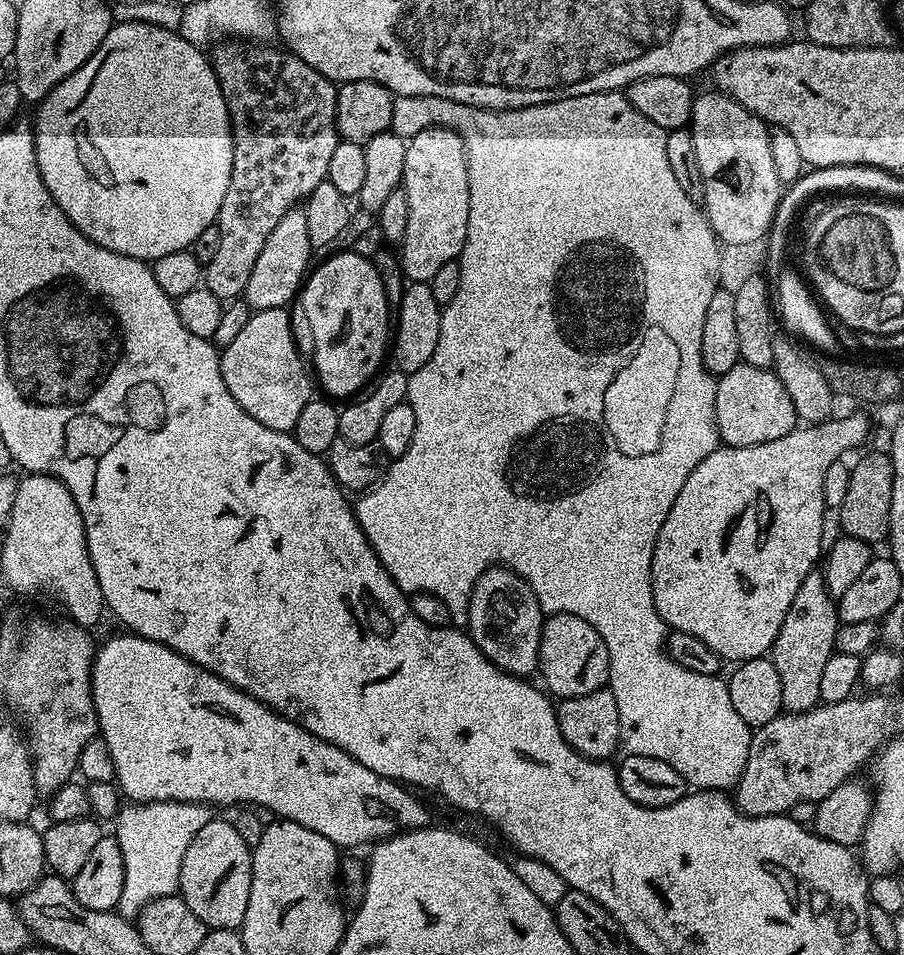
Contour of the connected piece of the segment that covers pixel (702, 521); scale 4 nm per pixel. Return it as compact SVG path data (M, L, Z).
M852 412L849 416L837 415L818 424L798 426L790 434L778 438L774 442L762 442L754 446L715 448L710 458L702 458L690 478L686 478L686 486L678 498L674 498L674 506L670 506L670 514L666 514L666 522L662 522L662 530L658 530L658 542L654 546L652 559L652 589L654 590L654 606L658 606L658 614L664 619L669 629L686 634L694 634L694 638L702 638L710 650L720 655L721 661L743 662L767 657L772 650L774 638L778 638L778 630L782 630L782 618L786 618L786 610L790 610L790 602L794 602L794 594L798 594L798 586L806 582L808 575L821 563L824 540L824 499L822 498L822 481L826 470L834 466L834 462L847 457L851 448L856 448L864 439L869 439L868 420L860 412Z

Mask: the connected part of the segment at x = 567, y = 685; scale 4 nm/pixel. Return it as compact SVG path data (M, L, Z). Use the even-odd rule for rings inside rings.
M553 612L545 619L540 639L538 676L544 679L543 687L553 697L569 700L582 694L594 694L607 685L609 674L610 654L606 650L606 642L602 642L602 634L598 634L588 620L565 612Z

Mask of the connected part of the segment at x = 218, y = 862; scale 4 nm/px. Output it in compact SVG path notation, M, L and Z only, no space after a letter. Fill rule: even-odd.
M214 818L194 834L182 858L178 894L209 929L239 929L246 918L252 881L252 848L228 820Z

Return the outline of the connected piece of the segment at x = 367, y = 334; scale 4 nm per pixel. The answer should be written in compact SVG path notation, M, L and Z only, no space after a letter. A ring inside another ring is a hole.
M356 250L329 257L307 273L298 293L298 305L304 311L304 320L312 335L315 379L318 384L320 379L329 397L352 398L381 371L384 352L386 356L390 348L390 305L382 278L378 278L378 270L369 257L367 260L359 256Z

